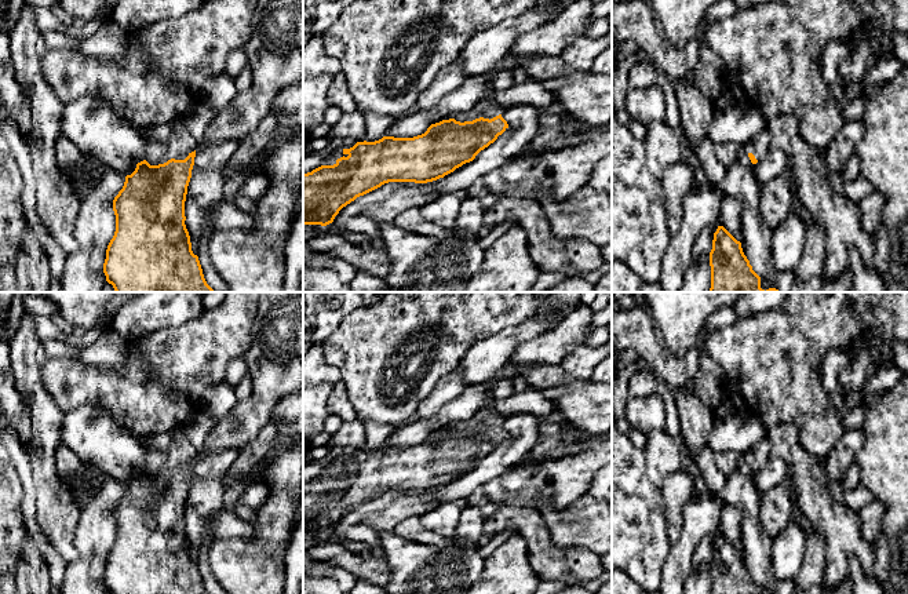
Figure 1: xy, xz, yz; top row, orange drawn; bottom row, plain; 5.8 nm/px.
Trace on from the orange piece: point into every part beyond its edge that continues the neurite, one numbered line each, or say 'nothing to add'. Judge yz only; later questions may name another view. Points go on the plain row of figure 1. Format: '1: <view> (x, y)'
1: yz (758, 454)

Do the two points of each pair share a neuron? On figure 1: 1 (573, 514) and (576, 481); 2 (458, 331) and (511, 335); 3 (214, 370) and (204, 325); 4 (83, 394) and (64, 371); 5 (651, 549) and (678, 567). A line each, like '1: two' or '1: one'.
1: two
2: two
3: one
4: one
5: two

